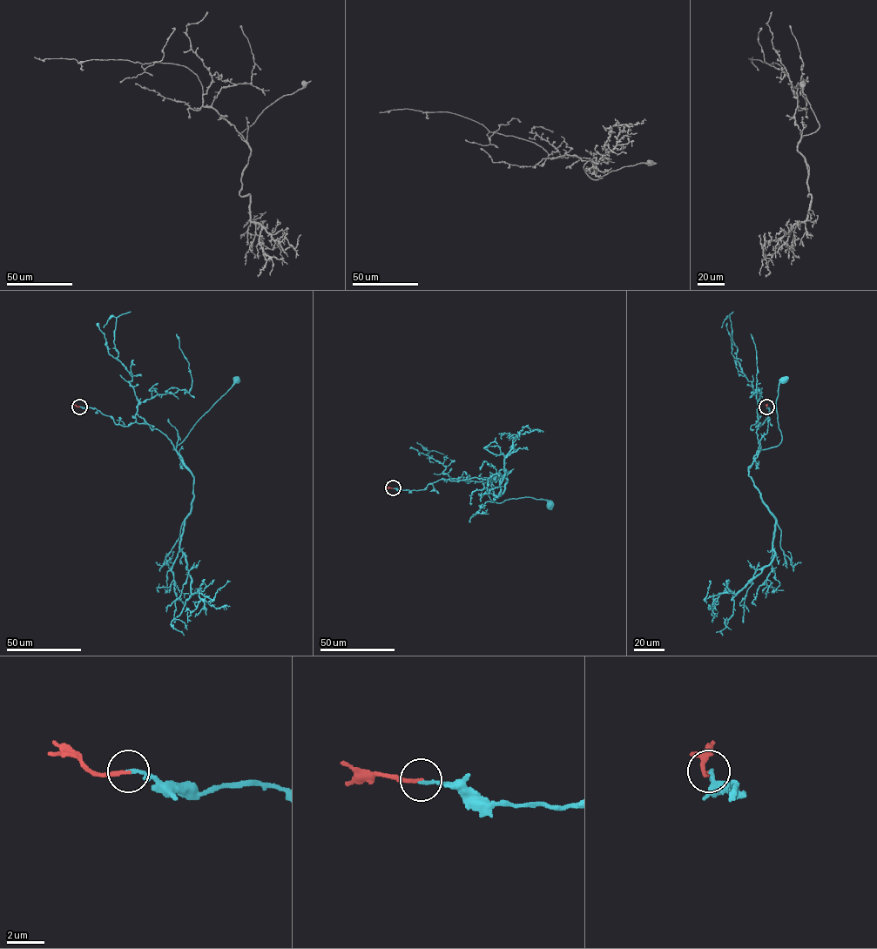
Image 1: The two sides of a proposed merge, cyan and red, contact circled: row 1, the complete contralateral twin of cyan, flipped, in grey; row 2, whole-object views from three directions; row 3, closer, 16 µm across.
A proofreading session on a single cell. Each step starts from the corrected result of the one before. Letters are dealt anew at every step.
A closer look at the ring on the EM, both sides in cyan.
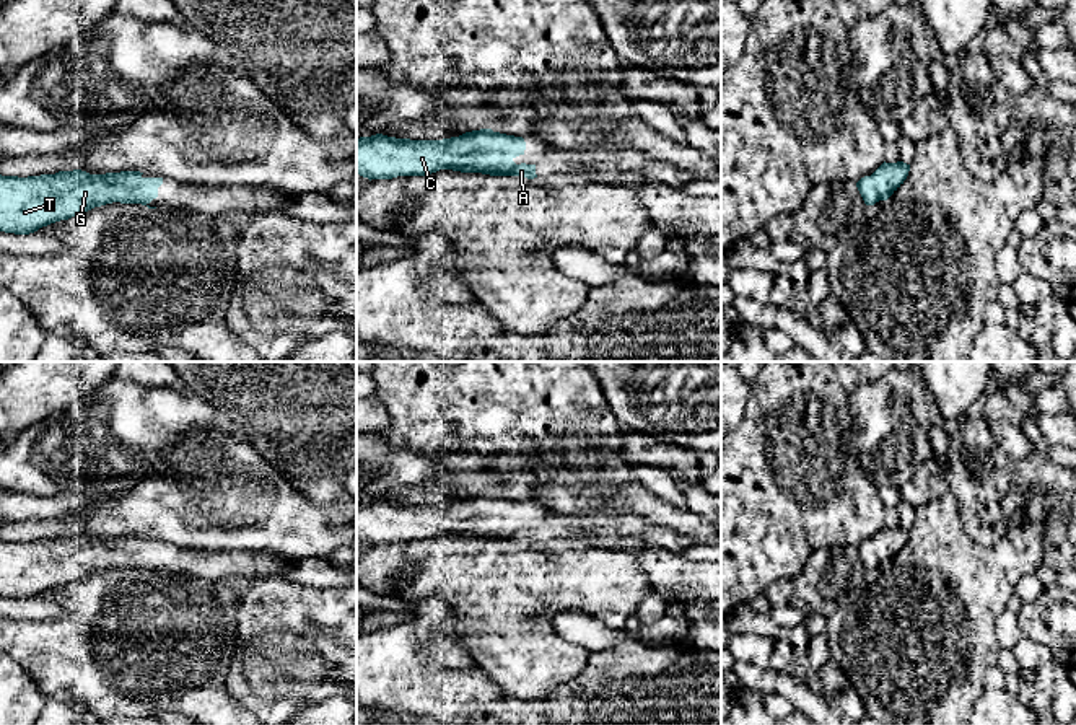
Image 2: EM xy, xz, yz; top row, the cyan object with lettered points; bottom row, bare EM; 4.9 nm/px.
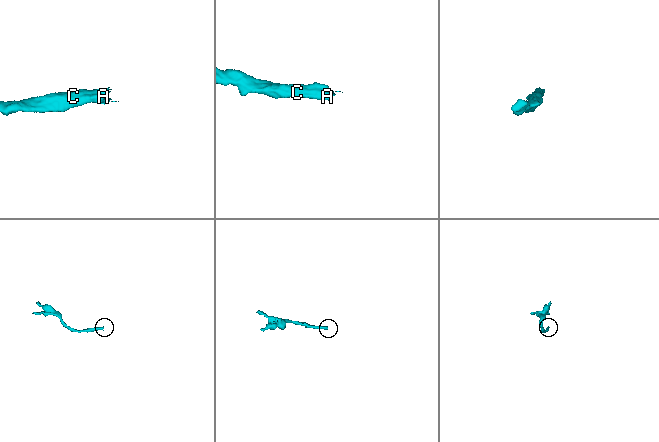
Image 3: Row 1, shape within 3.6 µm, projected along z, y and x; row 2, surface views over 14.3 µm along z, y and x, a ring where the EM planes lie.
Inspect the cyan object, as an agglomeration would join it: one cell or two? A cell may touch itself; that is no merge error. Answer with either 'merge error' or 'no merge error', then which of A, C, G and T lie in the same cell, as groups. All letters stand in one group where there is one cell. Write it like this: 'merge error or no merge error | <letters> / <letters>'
no merge error | A C G T

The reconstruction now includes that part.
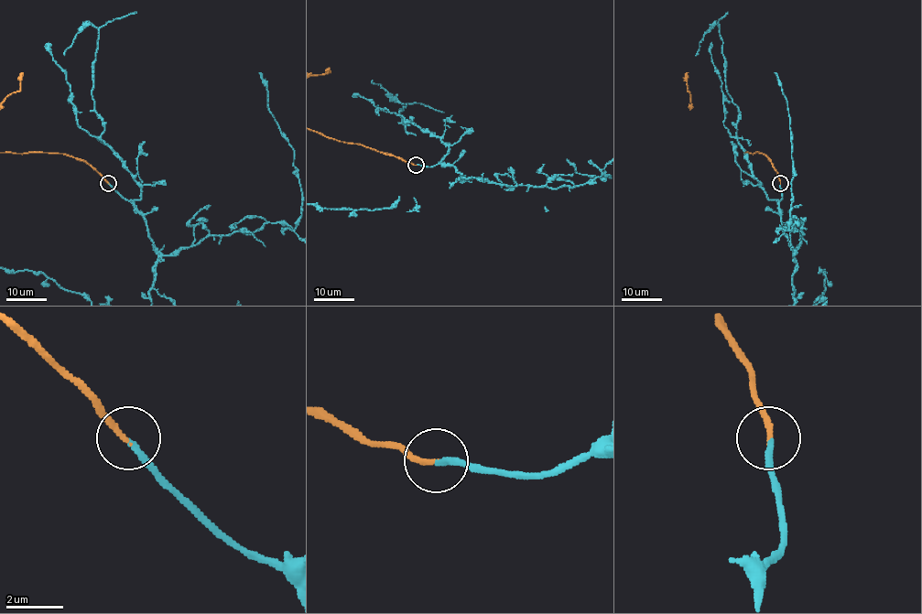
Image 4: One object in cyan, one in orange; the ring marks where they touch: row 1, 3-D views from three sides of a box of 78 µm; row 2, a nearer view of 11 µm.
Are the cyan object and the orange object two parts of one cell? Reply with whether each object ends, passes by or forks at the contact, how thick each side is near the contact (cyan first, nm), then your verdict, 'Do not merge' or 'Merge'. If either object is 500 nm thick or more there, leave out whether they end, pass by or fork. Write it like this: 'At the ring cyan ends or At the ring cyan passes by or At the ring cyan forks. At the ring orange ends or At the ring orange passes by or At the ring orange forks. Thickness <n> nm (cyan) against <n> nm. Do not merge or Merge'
At the ring cyan ends. At the ring orange ends. Thickness 200 nm (cyan) against 170 nm. Merge

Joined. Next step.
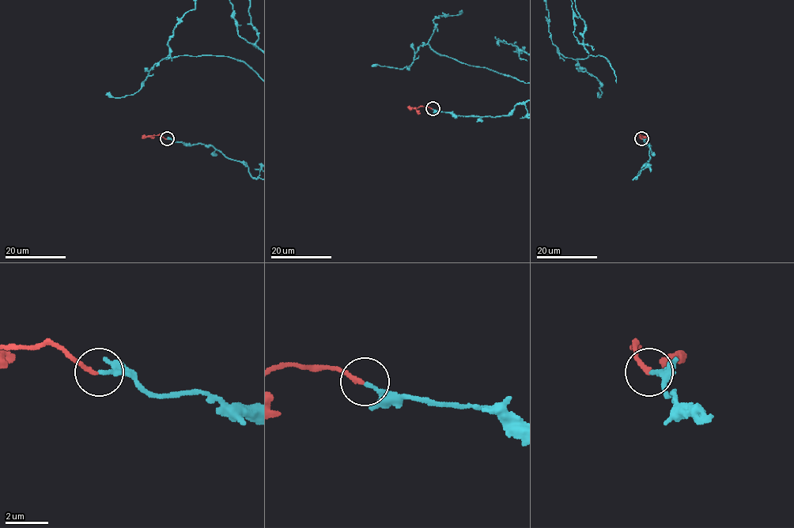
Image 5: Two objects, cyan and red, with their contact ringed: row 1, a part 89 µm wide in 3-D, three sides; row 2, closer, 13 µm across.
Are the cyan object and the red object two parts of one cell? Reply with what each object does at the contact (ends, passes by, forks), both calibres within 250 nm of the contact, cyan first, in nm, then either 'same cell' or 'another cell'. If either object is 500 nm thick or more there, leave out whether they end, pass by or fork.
cyan ends there; red ends there; 200 nm thick on the cyan side, 190 nm on the other; same cell

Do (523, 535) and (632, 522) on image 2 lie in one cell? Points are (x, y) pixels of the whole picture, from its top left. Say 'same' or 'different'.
same

